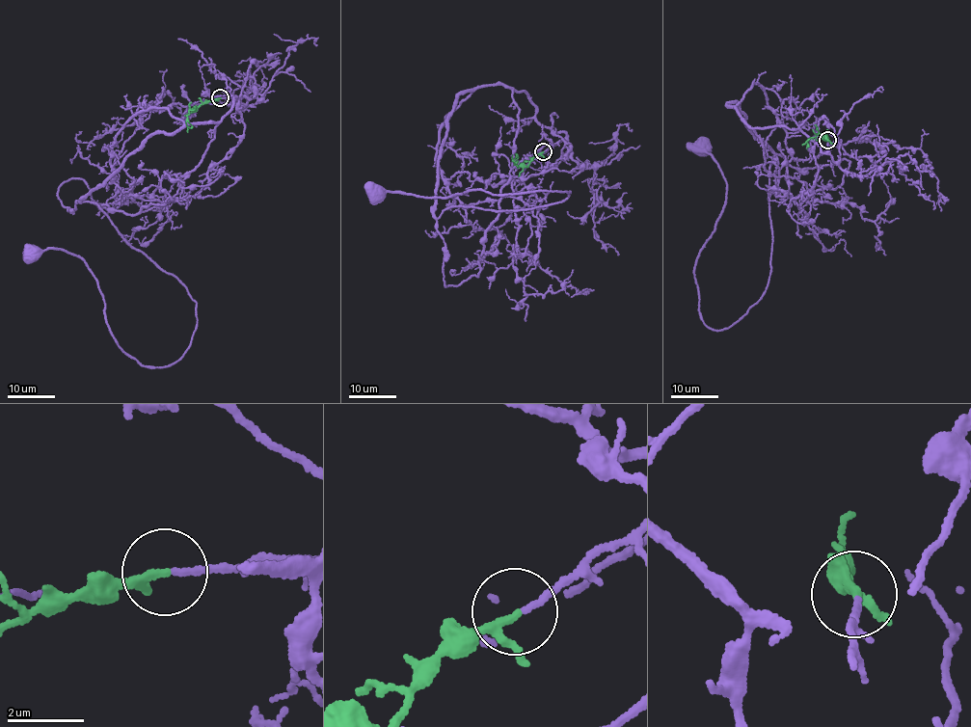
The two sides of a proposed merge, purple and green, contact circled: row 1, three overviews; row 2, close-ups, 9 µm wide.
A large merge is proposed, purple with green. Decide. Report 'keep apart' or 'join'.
join

